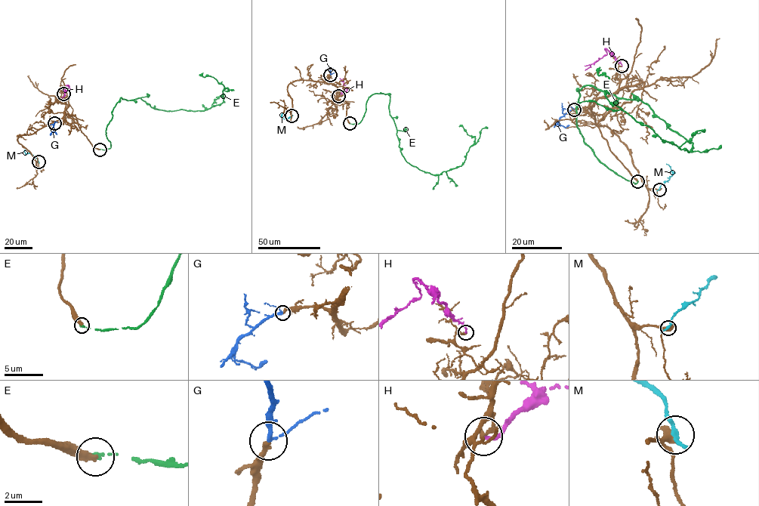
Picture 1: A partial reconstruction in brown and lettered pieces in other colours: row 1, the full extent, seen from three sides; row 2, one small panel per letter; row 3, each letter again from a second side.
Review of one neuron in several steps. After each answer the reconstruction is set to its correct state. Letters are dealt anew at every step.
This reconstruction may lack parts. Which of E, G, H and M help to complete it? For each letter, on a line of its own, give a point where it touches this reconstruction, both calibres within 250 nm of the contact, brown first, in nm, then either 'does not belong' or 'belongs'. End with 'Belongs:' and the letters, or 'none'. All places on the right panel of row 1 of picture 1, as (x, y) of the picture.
E: meets brown at (637, 181); 300 nm thick on the brown side, 240 nm on the other; does not belong
G: meets brown at (574, 109); 280 nm thick on the brown side, 180 nm on the other; belongs
H: meets brown at (621, 66); 170 nm thick on the brown side, 180 nm on the other; does not belong
M: meets brown at (659, 189); 360 nm thick on the brown side, 190 nm on the other; does not belong
Belongs: G

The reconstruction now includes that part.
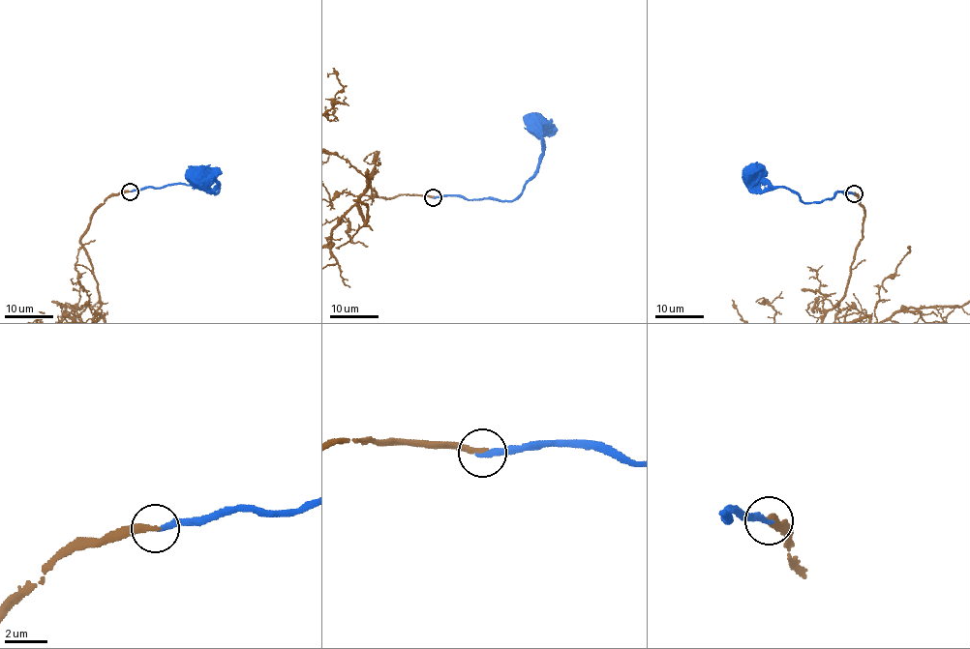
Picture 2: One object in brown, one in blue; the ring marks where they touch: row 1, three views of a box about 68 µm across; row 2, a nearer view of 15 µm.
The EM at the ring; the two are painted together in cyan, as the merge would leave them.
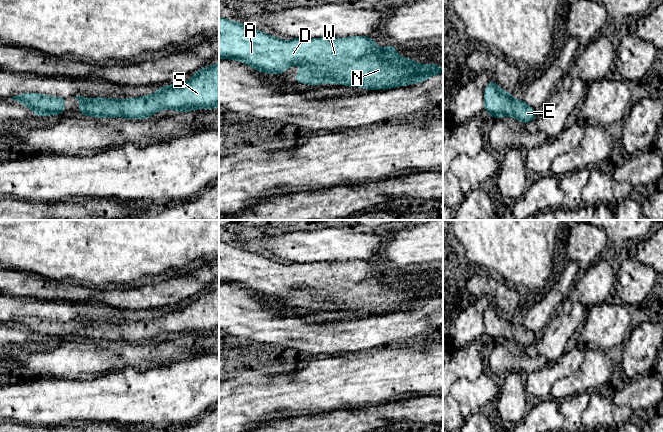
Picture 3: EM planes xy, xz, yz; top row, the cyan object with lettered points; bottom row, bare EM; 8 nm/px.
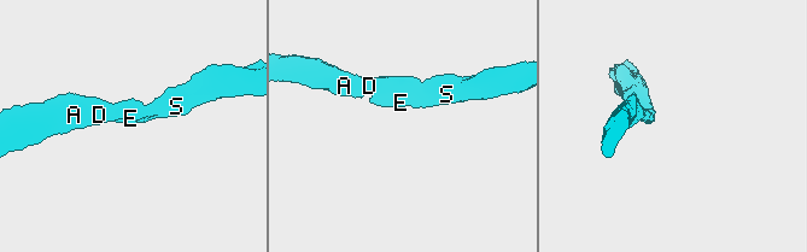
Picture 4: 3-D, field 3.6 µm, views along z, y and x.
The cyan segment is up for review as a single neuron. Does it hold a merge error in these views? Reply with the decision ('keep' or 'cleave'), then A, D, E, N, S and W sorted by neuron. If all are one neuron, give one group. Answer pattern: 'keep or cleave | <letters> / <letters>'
keep | A D E N S W

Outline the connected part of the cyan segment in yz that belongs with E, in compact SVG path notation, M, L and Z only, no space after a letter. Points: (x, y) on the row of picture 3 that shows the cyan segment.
M490 81L484 91L484 107L492 118L515 117L523 124L535 119L535 110L523 100L514 99L508 91L502 90Z

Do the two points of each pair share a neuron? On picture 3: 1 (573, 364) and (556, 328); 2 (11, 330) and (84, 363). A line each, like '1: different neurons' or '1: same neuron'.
1: different neurons
2: different neurons

